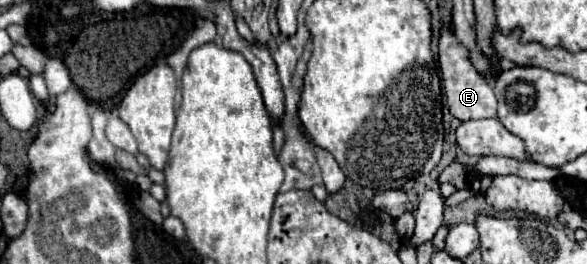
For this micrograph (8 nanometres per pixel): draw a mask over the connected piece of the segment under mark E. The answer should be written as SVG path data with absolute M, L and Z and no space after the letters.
M442 27L440 29L438 63L440 63L440 71L442 71L442 85L444 85L444 93L446 93L450 115L454 115L460 121L496 117L494 91L492 91L492 87L488 87L488 81L472 65L470 51L468 51L468 47L464 47L460 43L460 39L454 33L454 27Z

